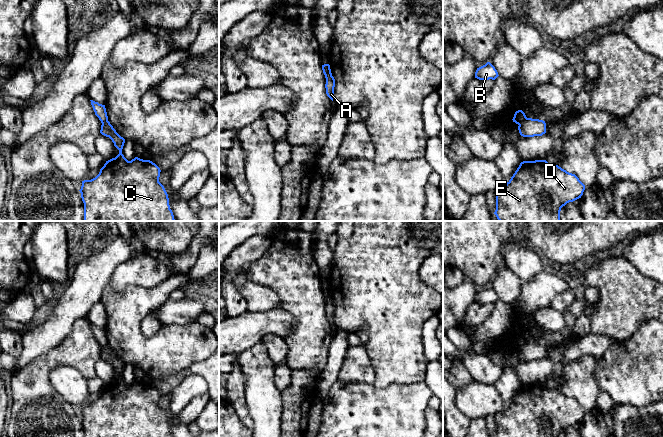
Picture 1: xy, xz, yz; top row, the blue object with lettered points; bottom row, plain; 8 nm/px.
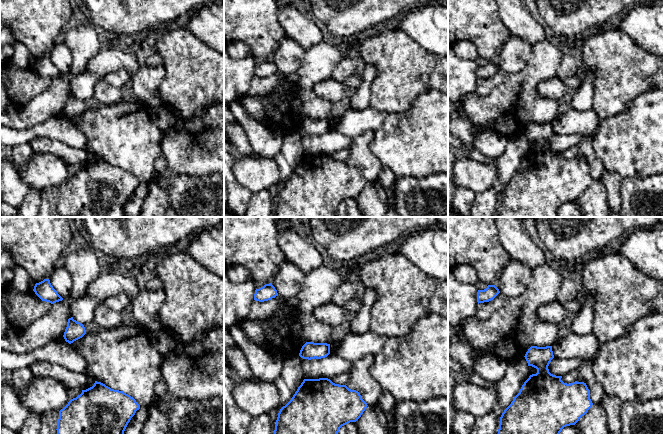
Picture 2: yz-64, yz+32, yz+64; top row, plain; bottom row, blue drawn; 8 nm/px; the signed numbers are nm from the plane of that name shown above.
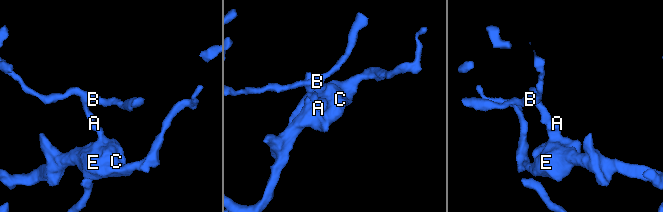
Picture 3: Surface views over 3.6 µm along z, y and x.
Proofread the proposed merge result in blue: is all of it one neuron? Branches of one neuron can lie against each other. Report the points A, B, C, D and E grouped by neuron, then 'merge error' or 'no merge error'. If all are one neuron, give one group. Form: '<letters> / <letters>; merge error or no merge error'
A C D E / B; merge error

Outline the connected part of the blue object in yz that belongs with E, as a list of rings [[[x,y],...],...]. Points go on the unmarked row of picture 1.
[[[546,384],[523,385],[496,418],[494,437],[560,437],[561,432],[583,419],[585,409],[579,402],[558,389],[551,389]]]

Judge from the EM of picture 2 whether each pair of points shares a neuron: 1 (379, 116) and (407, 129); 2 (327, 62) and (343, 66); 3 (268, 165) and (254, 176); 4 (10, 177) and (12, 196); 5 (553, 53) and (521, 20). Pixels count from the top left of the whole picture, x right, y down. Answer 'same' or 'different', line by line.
1: different
2: different
3: same
4: same
5: different

